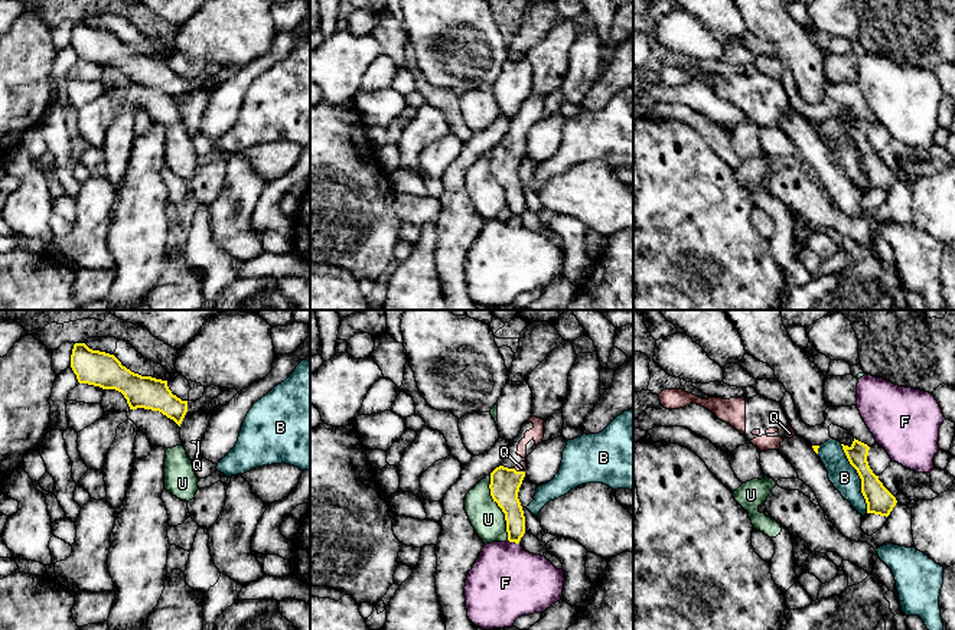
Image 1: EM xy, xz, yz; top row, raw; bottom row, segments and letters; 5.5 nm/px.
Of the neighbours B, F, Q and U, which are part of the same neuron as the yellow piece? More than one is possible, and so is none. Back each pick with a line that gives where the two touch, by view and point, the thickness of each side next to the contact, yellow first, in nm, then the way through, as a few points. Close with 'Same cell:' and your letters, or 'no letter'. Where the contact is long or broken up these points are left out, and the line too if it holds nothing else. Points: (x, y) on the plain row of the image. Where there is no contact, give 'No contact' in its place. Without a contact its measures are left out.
Q: Touches yellow at xz (520, 149). Thickness 170 nm (yellow) against 50 nm. Path across: xz (505, 160), (520, 149), (521, 144)
Same cell: Q

